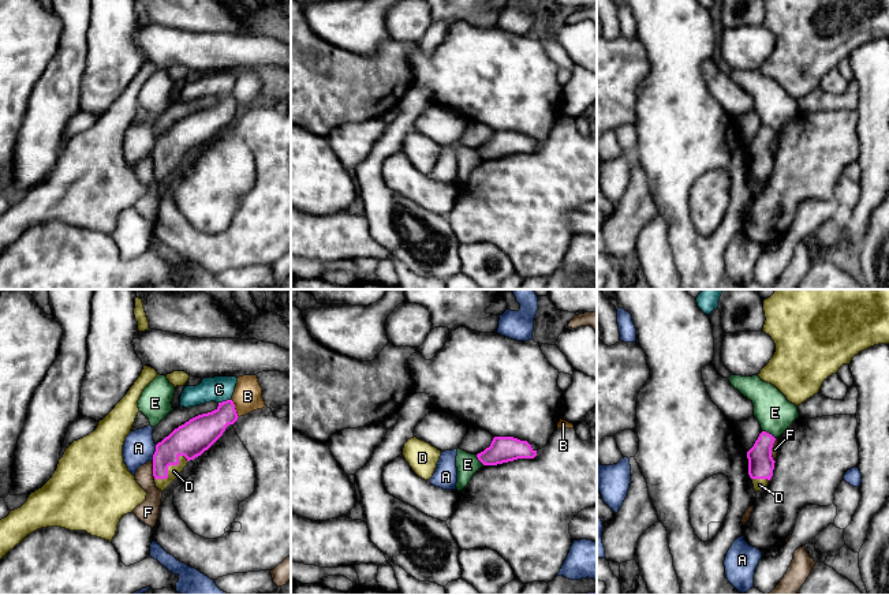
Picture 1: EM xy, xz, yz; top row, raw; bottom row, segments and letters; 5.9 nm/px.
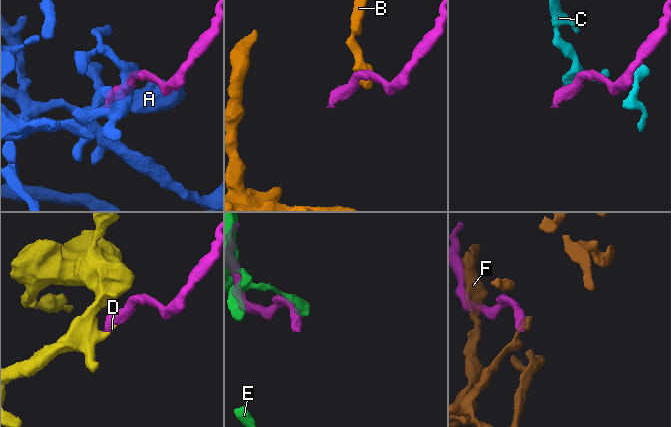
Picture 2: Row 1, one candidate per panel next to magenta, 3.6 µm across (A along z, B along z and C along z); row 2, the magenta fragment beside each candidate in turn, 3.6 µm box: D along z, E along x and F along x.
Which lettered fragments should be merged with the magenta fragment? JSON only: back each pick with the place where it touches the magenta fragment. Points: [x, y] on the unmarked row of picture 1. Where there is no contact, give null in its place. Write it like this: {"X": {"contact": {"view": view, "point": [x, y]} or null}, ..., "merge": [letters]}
{"D": {"contact": {"view": "xy", "point": [168, 160]}}, "merge": ["D"]}

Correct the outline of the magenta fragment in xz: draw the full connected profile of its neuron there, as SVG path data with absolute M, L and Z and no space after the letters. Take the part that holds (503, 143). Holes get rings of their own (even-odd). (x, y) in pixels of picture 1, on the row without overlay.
M494 131L490 141L477 149L483 160L497 160L518 153L534 153L535 150L537 145L527 135L513 131Z

